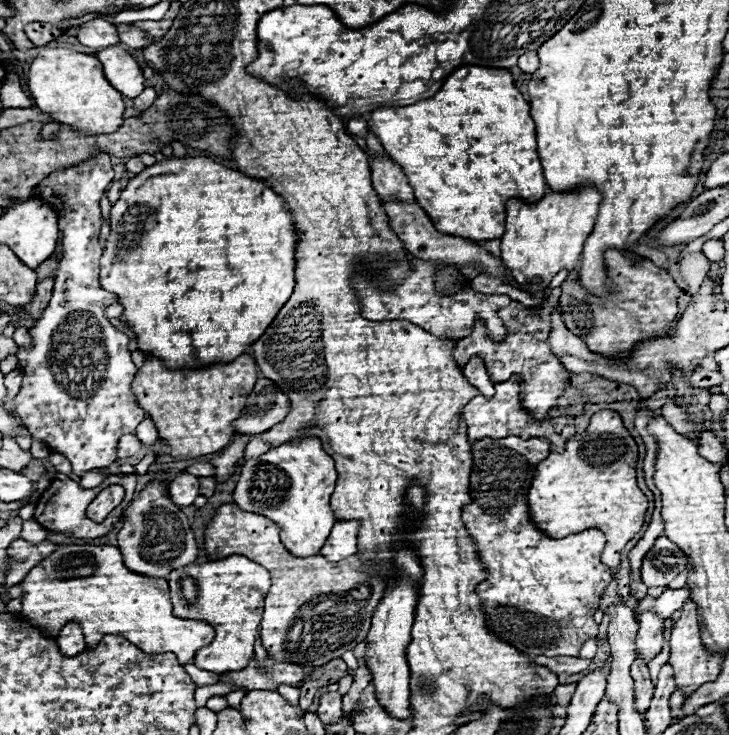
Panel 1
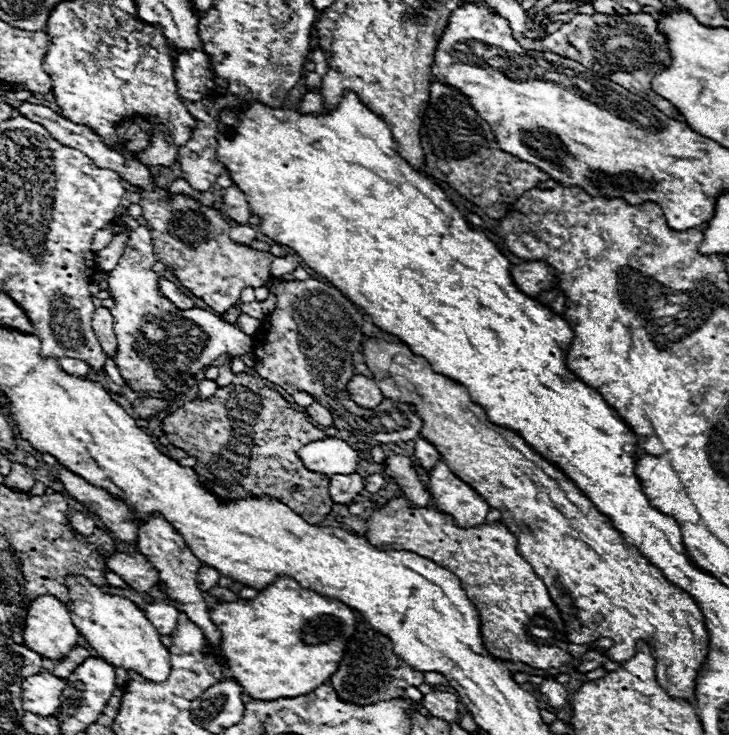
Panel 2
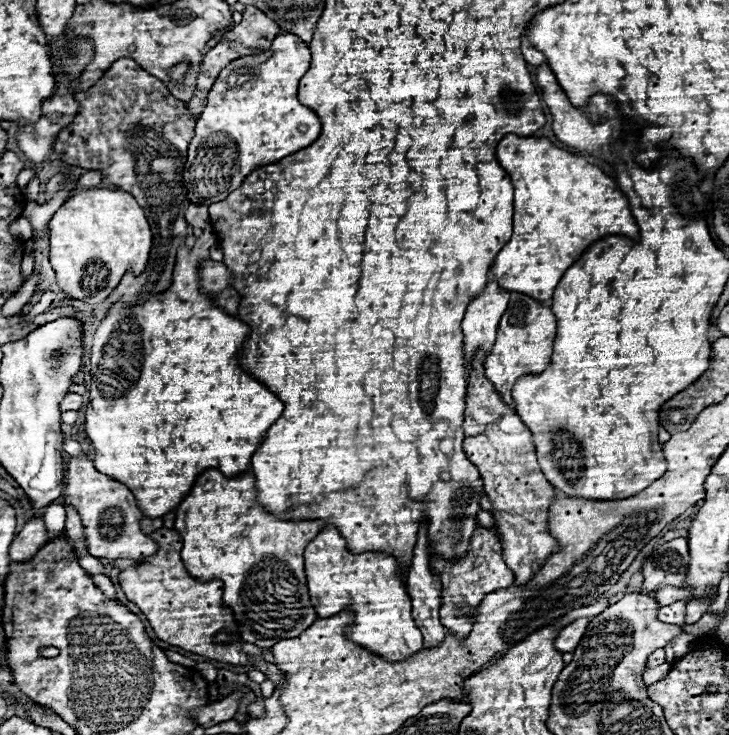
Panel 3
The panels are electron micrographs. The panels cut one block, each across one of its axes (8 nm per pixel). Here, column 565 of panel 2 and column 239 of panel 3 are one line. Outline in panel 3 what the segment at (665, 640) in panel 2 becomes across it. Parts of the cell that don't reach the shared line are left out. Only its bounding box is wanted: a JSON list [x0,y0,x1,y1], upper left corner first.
[174,468,322,648]

